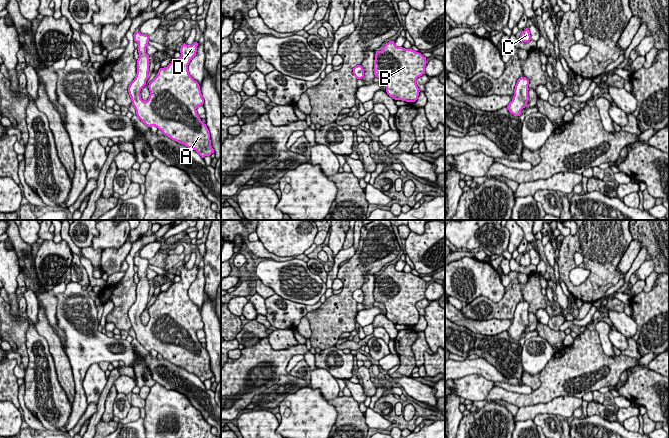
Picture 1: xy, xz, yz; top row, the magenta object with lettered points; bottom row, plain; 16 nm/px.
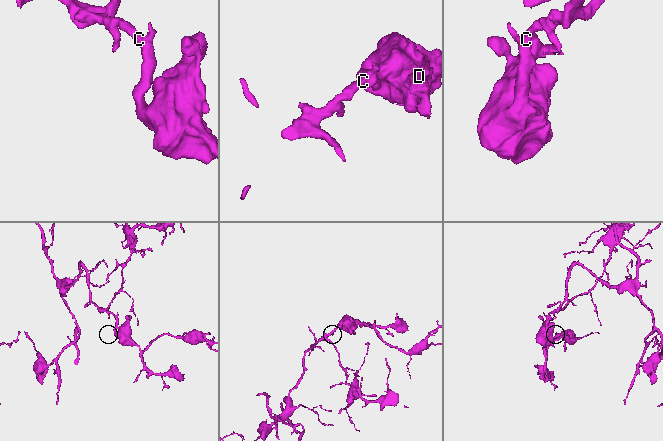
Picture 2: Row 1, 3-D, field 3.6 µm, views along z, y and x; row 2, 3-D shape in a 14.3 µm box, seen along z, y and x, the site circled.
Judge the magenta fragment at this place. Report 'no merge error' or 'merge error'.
no merge error

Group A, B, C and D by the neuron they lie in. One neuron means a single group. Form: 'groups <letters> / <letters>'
groups A B C D

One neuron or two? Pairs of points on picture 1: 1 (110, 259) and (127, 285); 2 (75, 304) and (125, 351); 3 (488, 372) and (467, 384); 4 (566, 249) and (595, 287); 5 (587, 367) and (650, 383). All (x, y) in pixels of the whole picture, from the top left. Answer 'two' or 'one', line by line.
1: two
2: one
3: two
4: one
5: two

